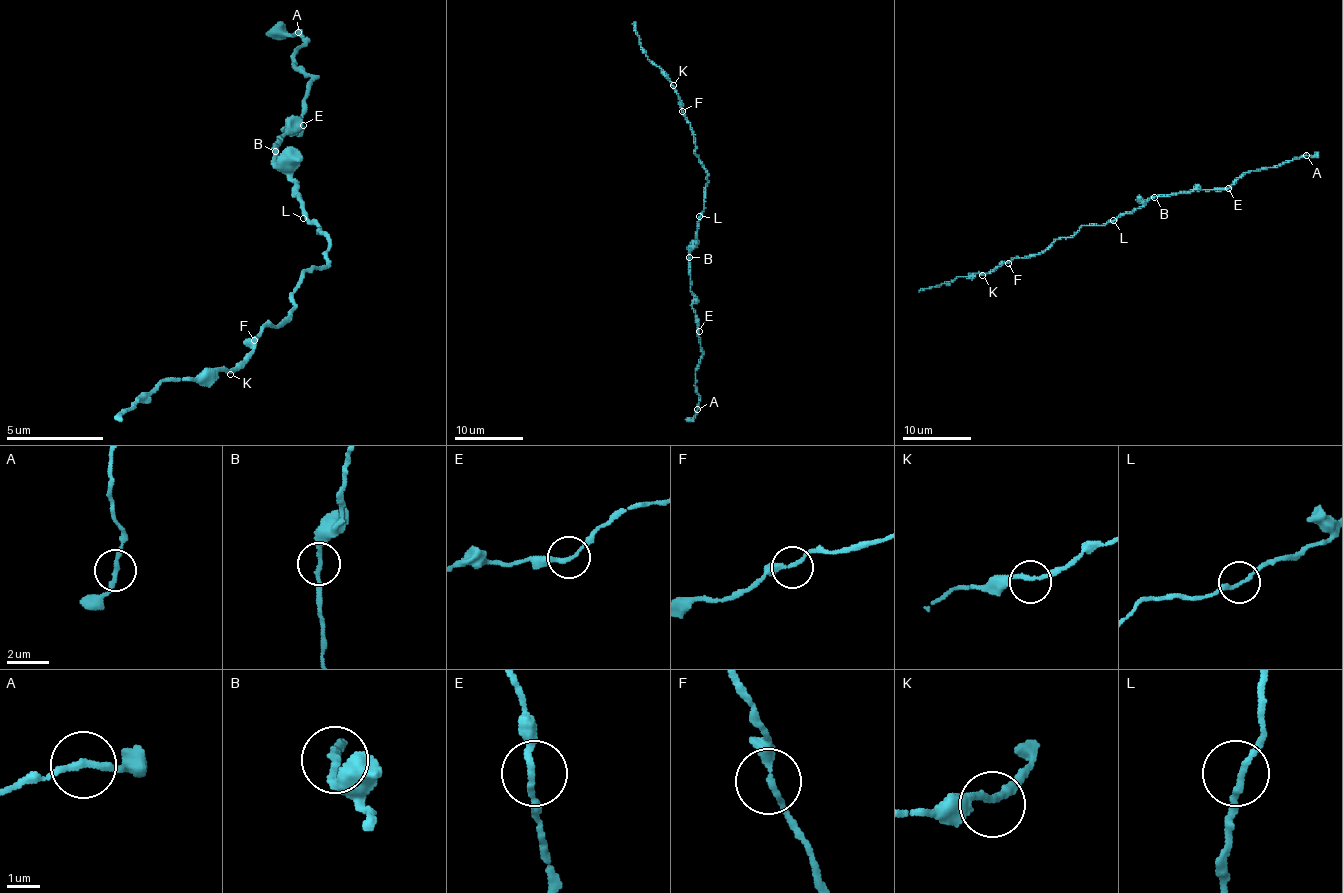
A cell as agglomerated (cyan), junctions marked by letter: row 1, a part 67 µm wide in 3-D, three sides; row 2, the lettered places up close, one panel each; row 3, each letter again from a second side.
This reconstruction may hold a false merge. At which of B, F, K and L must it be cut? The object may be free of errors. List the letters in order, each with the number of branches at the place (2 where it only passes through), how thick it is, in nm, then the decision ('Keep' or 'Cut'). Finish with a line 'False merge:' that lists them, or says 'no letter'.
B: Branches: 2. Thickness 180 nm. Keep
F: Branches: 2. Thickness 200 nm. Keep
K: Branches: 2. Thickness 180 nm. Keep
L: Branches: 2. Thickness 180 nm. Keep
False merge: no letter

